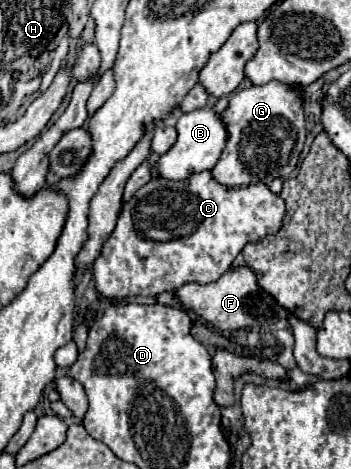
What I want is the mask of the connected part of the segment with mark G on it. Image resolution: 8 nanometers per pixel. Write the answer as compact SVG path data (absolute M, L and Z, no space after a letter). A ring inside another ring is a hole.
M272 80L264 86L244 88L230 98L222 116L228 128L228 144L210 170L218 184L232 190L258 182L268 186L274 178L288 178L298 164L306 138L302 96L294 86Z

